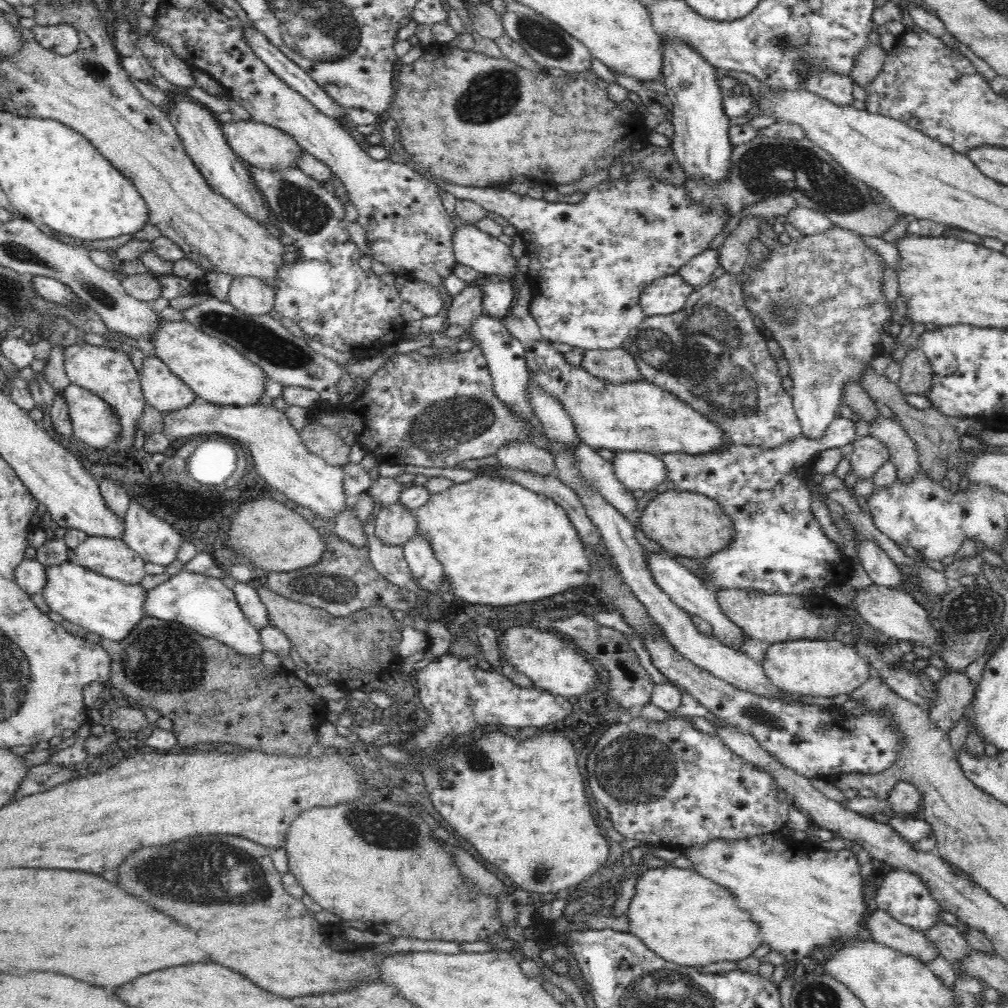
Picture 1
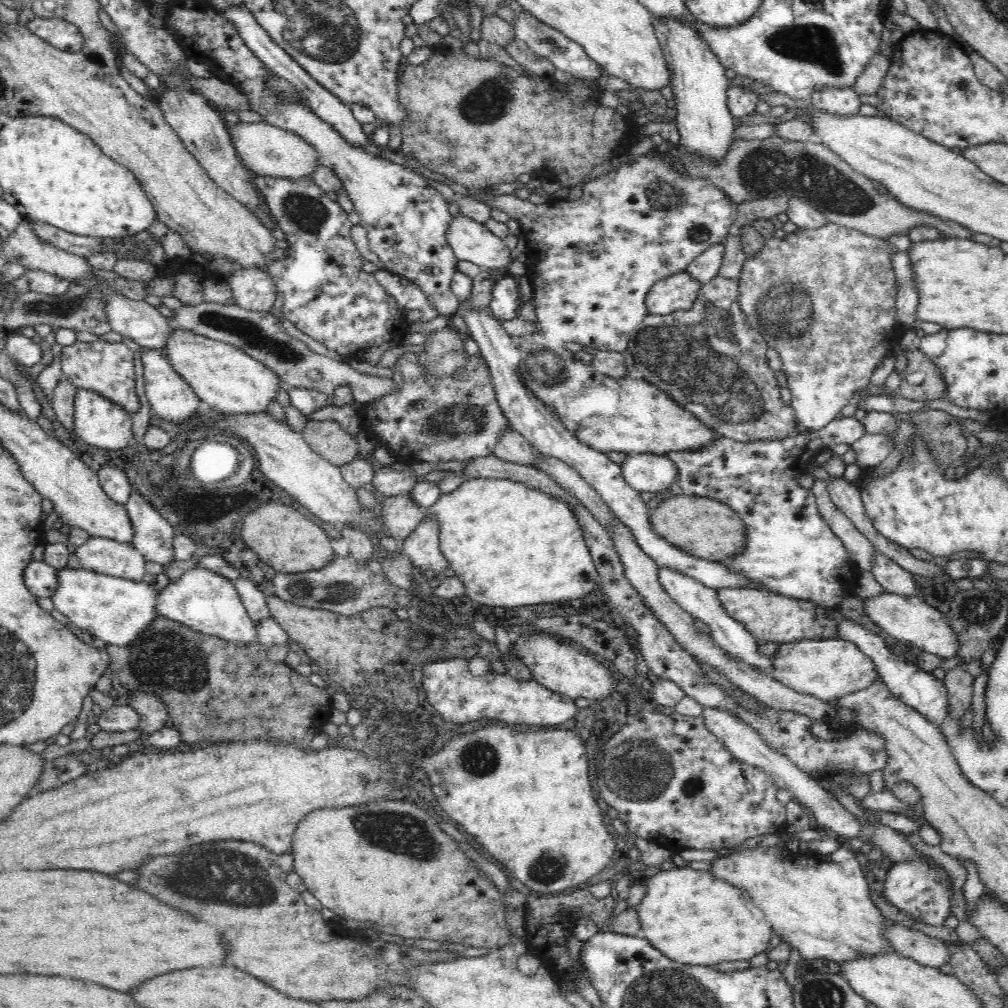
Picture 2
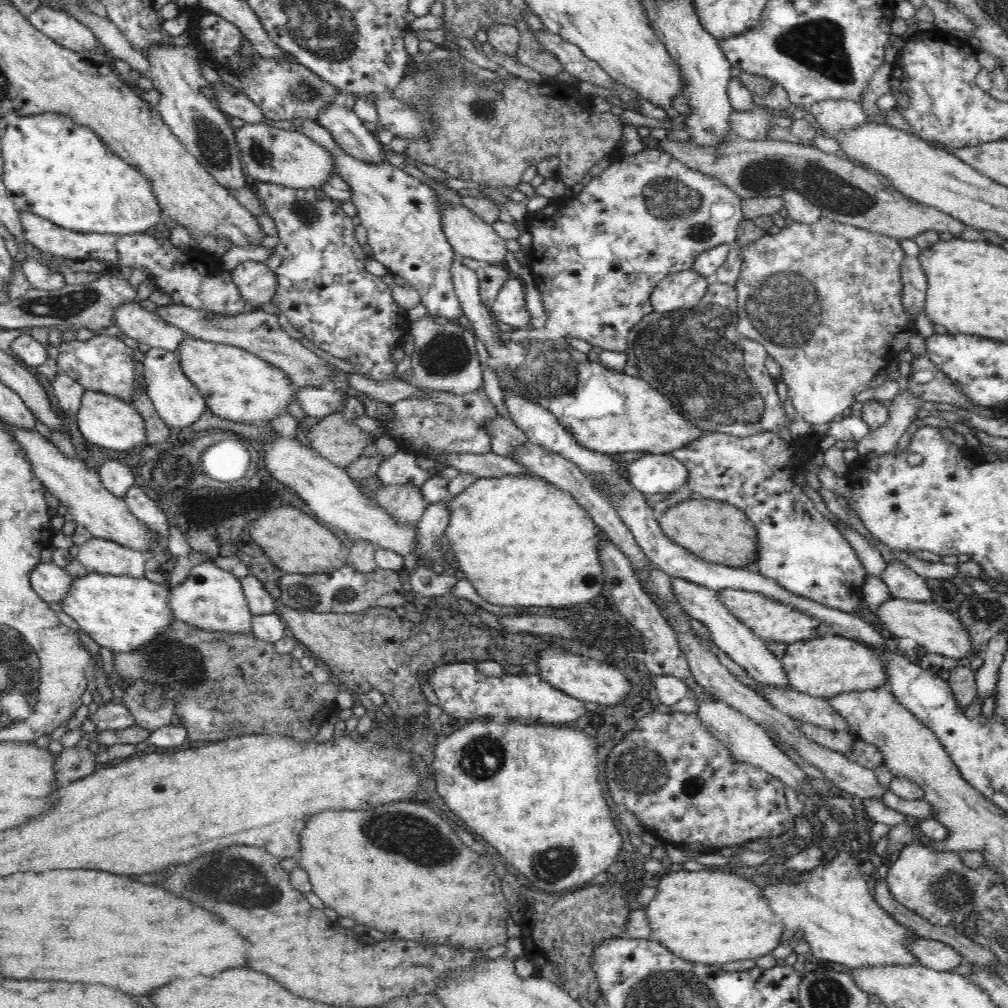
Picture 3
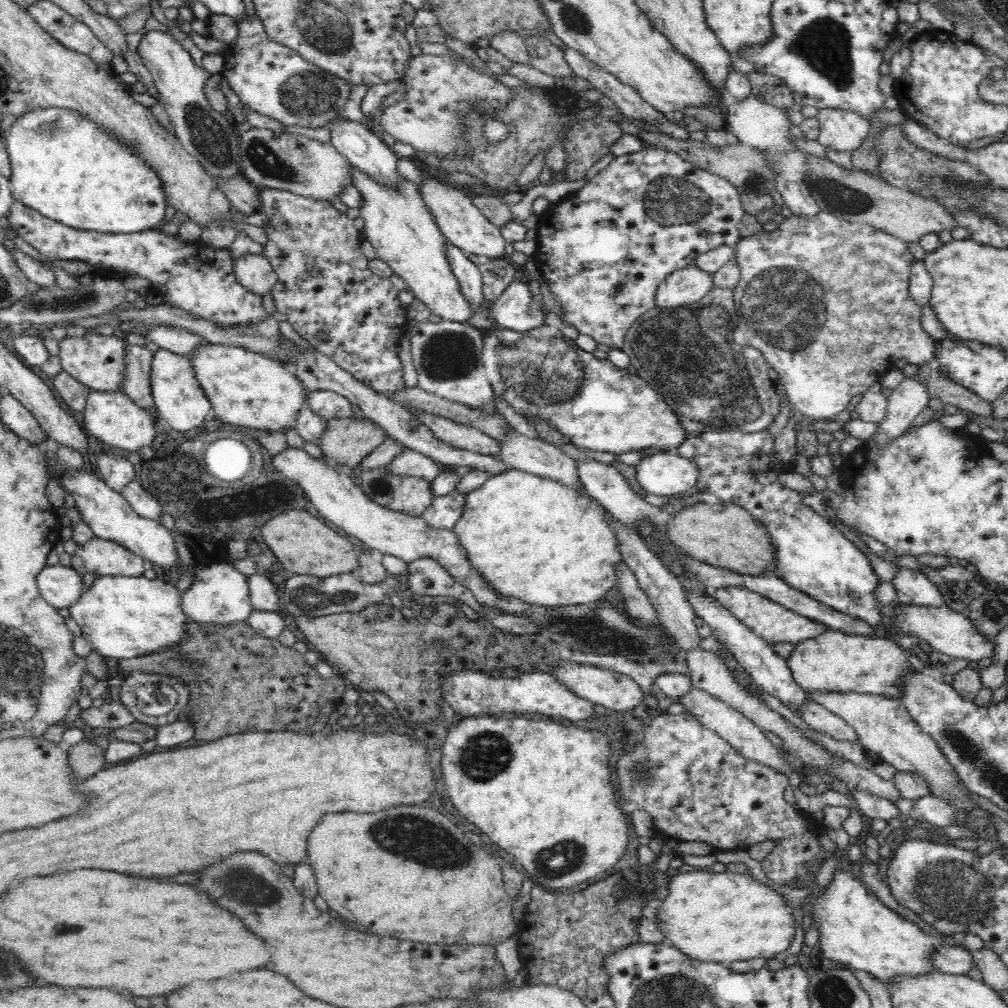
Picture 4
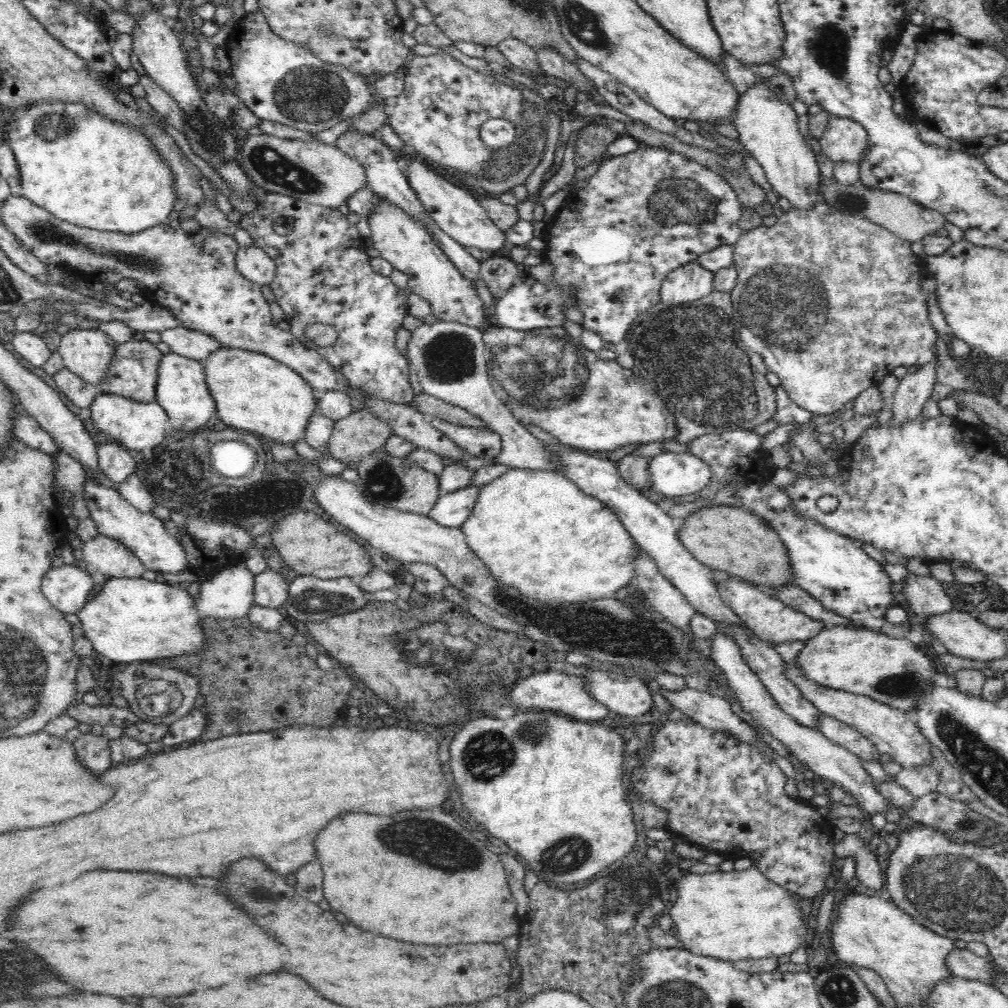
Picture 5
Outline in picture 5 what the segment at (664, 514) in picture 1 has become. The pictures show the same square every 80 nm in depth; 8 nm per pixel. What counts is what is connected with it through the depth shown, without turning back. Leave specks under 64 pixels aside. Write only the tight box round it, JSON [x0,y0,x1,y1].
[677,505,793,589]

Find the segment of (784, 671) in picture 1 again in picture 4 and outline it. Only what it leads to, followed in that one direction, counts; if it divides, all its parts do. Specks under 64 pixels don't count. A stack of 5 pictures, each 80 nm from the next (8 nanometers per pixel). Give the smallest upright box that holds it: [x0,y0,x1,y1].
[787,630,913,699]

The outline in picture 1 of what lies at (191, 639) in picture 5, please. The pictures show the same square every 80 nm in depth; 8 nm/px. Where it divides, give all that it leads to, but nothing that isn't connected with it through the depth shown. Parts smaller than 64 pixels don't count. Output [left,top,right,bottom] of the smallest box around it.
[36,561,146,641]

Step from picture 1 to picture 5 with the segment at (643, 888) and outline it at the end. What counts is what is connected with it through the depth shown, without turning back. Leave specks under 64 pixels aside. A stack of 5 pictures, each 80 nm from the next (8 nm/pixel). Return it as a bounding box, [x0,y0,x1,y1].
[658,867,808,960]

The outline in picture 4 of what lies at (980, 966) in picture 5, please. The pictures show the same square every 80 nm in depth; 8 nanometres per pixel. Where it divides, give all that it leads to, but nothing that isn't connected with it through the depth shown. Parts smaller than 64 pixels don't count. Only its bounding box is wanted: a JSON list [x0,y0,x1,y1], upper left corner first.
[931,942,975,977]

